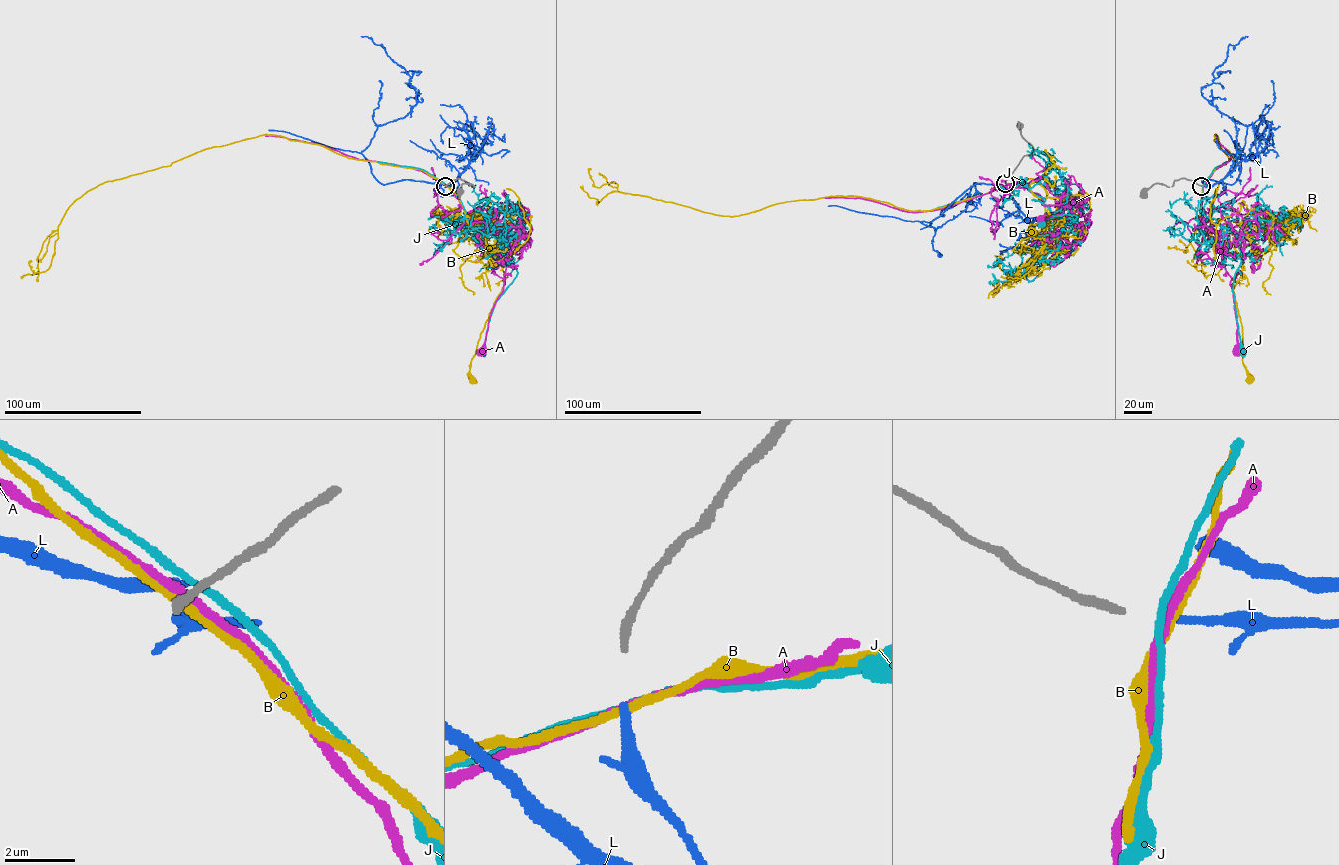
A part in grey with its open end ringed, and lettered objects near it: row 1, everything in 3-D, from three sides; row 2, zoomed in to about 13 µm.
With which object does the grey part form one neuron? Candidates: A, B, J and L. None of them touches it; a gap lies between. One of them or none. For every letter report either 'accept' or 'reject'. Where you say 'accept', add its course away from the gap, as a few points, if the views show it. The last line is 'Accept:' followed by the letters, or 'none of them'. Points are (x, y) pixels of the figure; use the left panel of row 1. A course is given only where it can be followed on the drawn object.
A: reject
B: reject
J: reject
L: accept; it runs (445, 186), (382, 184), (371, 172), (361, 152), (377, 127), (416, 101), (403, 67), (361, 36)
Accept: L

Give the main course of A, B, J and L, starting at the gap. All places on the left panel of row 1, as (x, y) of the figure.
A: (446, 185), (459, 200), (467, 219), (480, 230), (484, 252), (505, 264), (503, 291), (491, 312), (480, 352)
B: (446, 186), (457, 197), (468, 223), (480, 238), (485, 255), (494, 257), (505, 278), (471, 361), (471, 380)
J: (447, 185), (485, 241), (475, 240), (490, 254), (510, 253), (517, 273), (495, 302), (481, 350)
L: (445, 186), (382, 184), (371, 172), (361, 152), (377, 127), (416, 101), (403, 67), (361, 36)

